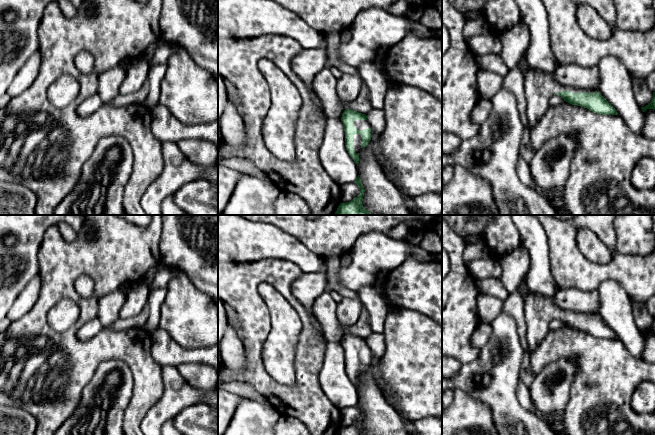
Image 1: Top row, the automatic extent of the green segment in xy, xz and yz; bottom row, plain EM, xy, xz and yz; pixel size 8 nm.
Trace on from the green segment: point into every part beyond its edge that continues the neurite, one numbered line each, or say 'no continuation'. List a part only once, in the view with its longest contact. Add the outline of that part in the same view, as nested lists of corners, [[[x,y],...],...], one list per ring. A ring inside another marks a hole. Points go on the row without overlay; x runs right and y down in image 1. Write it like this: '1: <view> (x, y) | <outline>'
1: yz (539, 310) | [[[528,291],[524,299],[525,322],[527,325],[527,341],[530,352],[537,350],[543,339],[550,332],[549,325],[555,317],[570,315],[572,317],[593,317],[595,314],[576,313],[556,305],[552,297]]]

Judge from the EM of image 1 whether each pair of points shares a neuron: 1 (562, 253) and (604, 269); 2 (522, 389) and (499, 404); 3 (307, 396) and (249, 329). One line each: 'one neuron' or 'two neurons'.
1: one neuron
2: two neurons
3: one neuron

